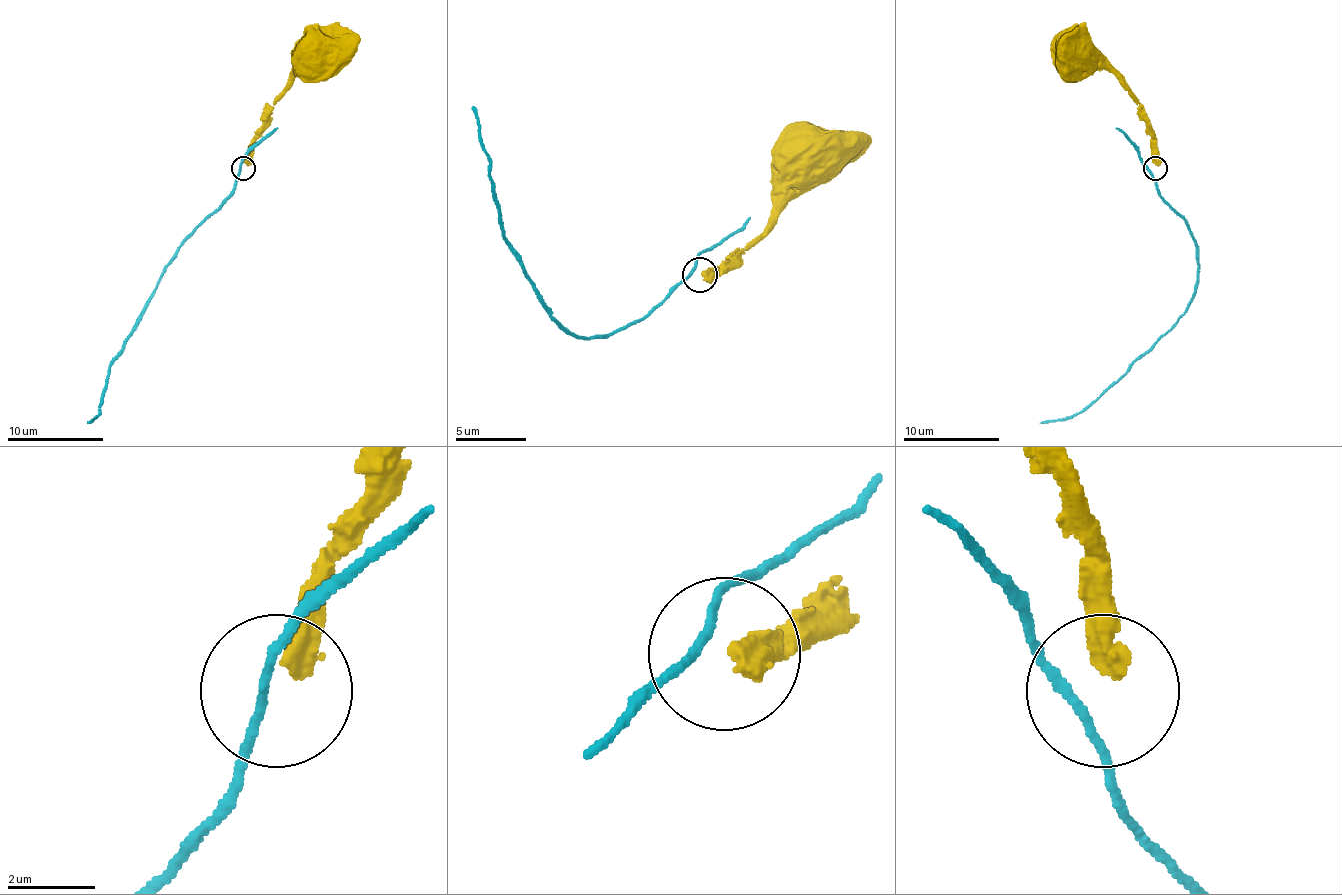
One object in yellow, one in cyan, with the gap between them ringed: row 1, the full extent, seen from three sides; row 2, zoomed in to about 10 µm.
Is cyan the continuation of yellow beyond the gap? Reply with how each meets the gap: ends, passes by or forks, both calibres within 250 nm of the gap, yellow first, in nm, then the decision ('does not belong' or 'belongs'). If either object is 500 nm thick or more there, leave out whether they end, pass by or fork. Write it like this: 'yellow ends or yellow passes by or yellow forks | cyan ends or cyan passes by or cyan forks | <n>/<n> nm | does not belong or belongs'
500/200 nm | does not belong

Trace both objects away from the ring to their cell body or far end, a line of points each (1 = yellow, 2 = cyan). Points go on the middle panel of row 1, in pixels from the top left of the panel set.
1: (703, 275), (714, 275), (770, 219), (774, 163), (795, 141), (809, 148)
2: (696, 268), (643, 318), (615, 332), (587, 335), (569, 332), (548, 311), (506, 240), (471, 106)

